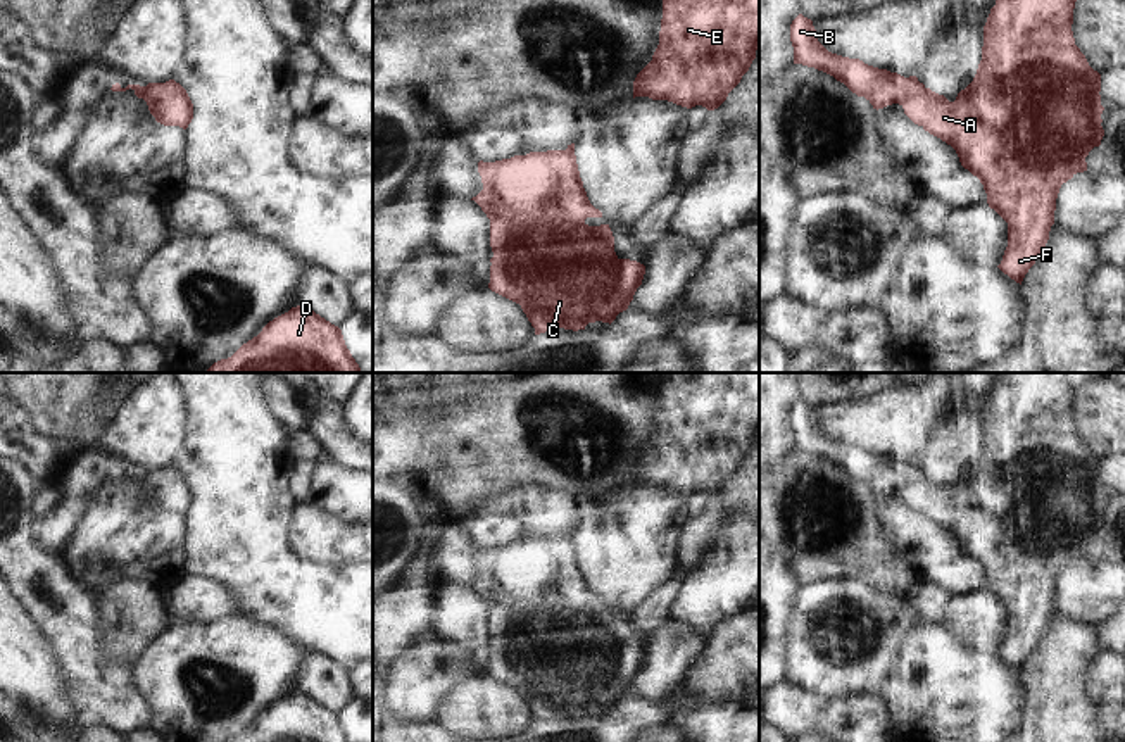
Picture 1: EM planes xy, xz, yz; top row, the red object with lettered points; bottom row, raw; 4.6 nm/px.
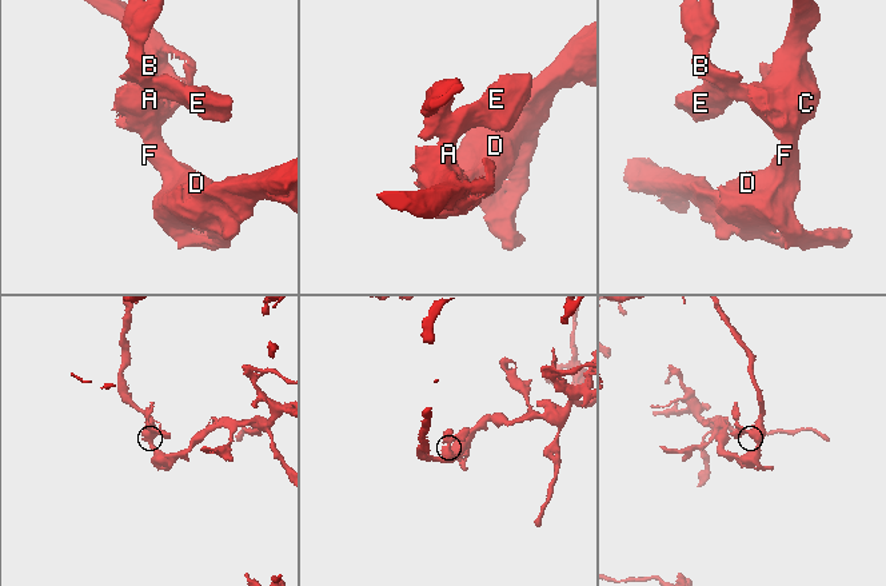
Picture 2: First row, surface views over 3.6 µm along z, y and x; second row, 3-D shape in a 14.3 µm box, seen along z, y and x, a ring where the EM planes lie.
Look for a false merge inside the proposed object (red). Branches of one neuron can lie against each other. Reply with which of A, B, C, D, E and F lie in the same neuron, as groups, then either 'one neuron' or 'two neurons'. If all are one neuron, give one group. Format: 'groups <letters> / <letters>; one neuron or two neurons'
groups A B C D E F; one neuron

